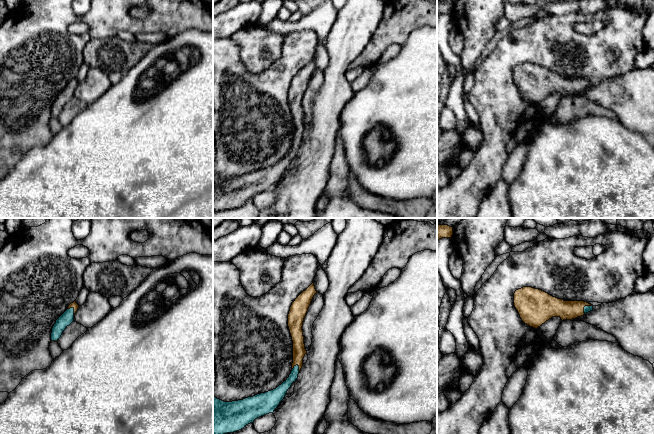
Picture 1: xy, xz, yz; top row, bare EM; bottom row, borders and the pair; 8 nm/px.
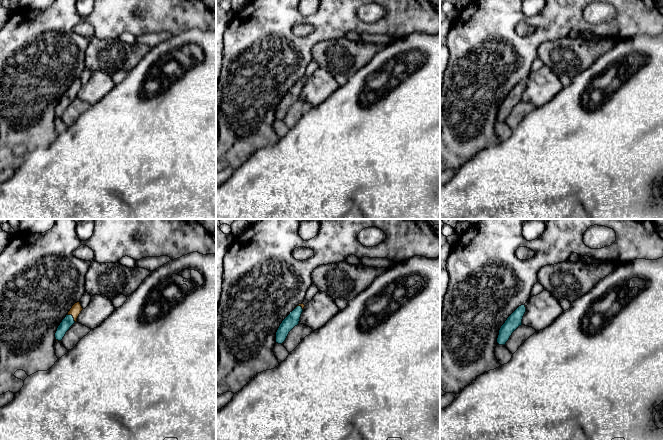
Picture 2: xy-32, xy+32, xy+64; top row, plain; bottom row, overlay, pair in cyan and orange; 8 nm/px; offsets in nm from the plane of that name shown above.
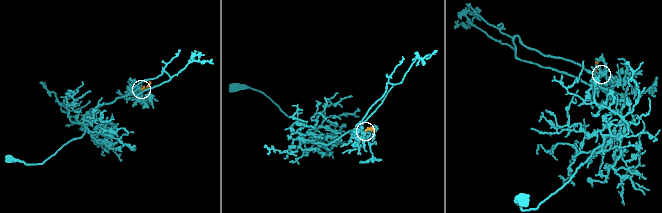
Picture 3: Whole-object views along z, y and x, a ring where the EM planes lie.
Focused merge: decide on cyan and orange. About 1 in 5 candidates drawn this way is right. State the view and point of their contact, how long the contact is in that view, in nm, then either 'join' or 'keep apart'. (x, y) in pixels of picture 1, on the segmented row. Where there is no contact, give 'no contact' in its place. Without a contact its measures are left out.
xy (73, 309) | 80 nm | join

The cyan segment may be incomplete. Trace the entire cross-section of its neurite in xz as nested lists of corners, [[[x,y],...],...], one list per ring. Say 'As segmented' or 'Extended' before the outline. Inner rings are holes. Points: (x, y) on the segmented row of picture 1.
Extended. [[[314,282],[292,303],[288,314],[288,327],[293,341],[292,371],[286,381],[276,389],[243,400],[224,402],[213,395],[213,434],[233,433],[253,423],[255,419],[273,413],[284,399],[292,383],[298,378],[307,353],[303,336],[303,321],[314,295]]]

